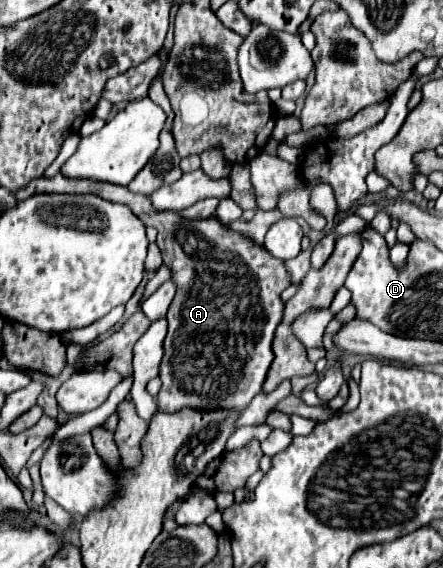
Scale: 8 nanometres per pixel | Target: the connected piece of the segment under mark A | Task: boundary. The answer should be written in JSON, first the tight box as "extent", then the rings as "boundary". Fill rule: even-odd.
{"extent":[18,173,290,413],"boundary":[[[62,173],[30,181],[26,189],[18,189],[18,201],[36,193],[92,193],[112,203],[128,205],[128,209],[158,229],[158,247],[164,265],[176,283],[176,297],[168,311],[168,335],[164,341],[164,359],[160,365],[162,389],[158,393],[158,409],[174,413],[184,407],[246,409],[252,397],[262,389],[268,367],[274,359],[272,339],[282,321],[284,303],[280,293],[290,285],[282,261],[274,261],[264,247],[225,228],[218,219],[186,221],[176,213],[152,213],[150,199],[132,193],[126,187],[102,181],[68,179]],[[200,239],[214,247],[202,247]]]}

